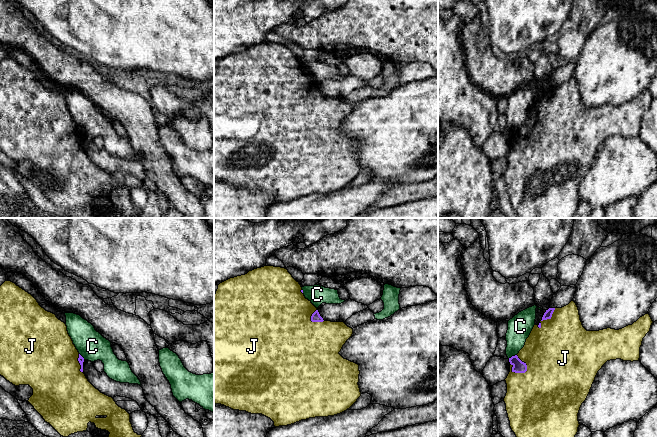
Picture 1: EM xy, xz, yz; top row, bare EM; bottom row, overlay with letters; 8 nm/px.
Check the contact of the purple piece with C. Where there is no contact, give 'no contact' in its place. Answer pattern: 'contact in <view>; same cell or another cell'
contact in yz; another cell

